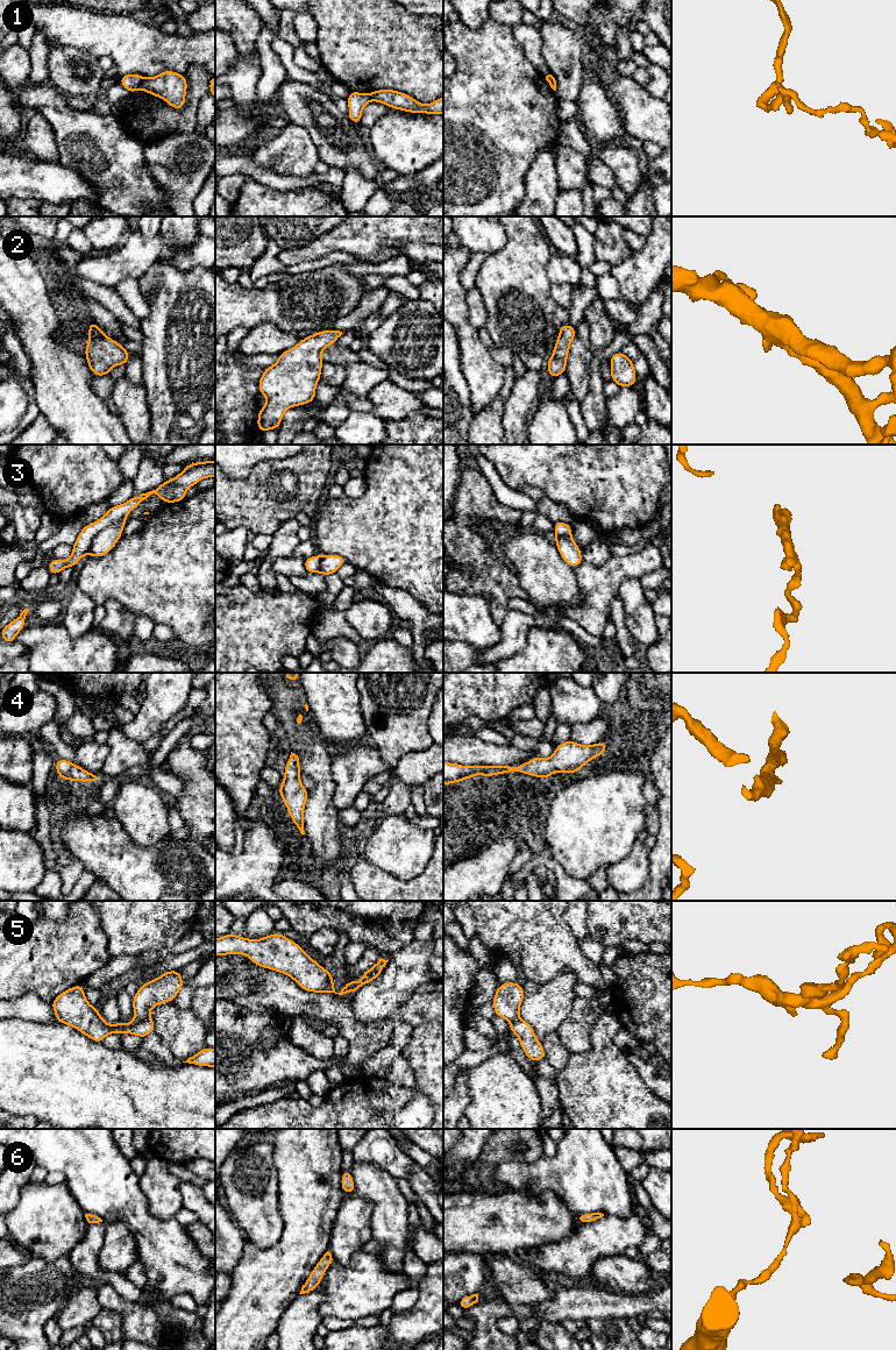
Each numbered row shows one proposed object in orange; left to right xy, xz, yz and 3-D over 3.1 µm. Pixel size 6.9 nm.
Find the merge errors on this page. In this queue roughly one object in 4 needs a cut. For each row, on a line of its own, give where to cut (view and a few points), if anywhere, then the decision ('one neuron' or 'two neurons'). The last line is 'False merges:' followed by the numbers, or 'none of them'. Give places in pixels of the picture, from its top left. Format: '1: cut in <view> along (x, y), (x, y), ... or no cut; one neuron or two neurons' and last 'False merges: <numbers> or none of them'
1: cut in xy along (143, 78), (139, 87); two neurons
2: no cut; one neuron
3: cut in xy along (125, 516), (102, 528), (93, 539), (87, 552); two neurons
4: no cut; one neuron
5: cut in xz along (381, 971), (363, 975); two neurons
6: no cut; one neuron
False merges: 1, 3, 5

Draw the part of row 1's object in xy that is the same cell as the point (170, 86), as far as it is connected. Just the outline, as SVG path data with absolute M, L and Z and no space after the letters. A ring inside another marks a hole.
M165 70L158 76L143 78L140 90L163 99L175 109L183 109L187 79L184 74Z

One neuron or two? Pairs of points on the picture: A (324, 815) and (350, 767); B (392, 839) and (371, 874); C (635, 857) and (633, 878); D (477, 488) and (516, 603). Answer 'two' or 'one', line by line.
A: two
B: two
C: one
D: two

